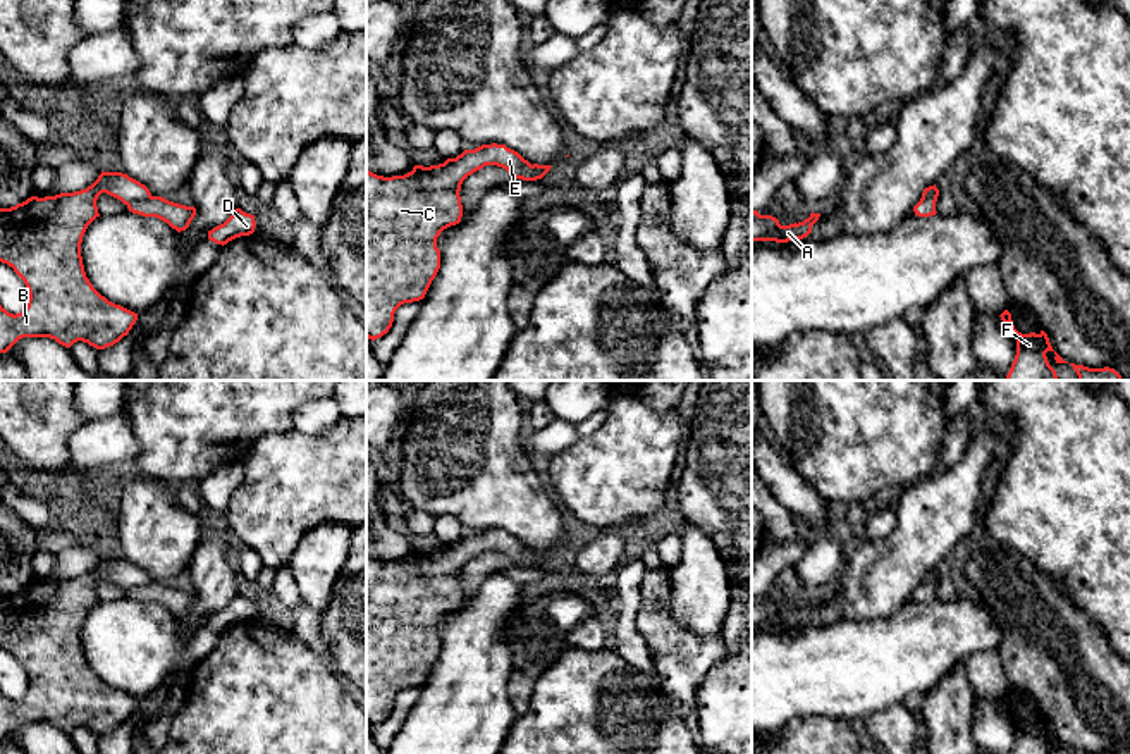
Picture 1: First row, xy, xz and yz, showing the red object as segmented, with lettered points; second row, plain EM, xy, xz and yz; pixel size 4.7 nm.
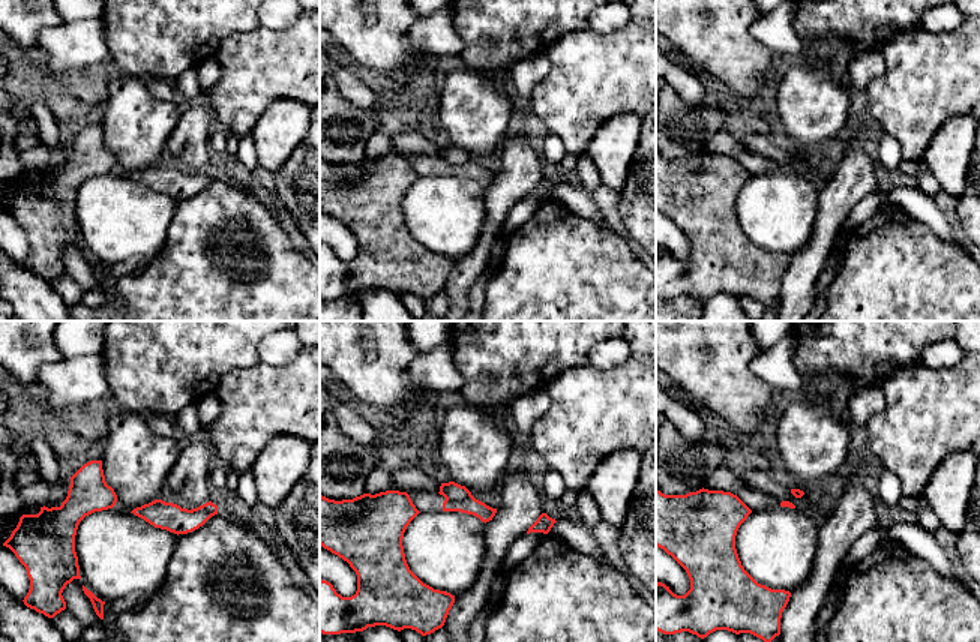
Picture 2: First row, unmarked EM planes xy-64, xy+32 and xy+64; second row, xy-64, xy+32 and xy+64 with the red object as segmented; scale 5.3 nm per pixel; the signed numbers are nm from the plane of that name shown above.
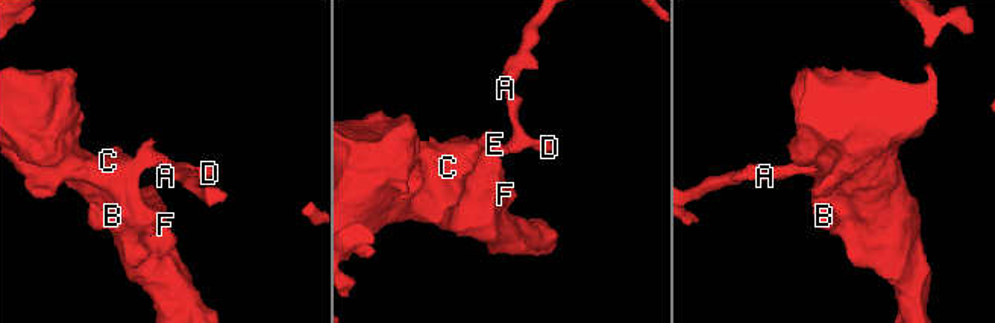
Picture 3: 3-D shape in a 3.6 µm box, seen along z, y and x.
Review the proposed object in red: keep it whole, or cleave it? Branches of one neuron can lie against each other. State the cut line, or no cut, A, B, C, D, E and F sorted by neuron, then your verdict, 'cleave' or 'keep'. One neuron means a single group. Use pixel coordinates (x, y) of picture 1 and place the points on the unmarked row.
xy (150, 580), (128, 591) | A D / B C E F | cleave

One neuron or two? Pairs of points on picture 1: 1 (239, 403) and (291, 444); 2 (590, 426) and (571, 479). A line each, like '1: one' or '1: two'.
1: two
2: two

